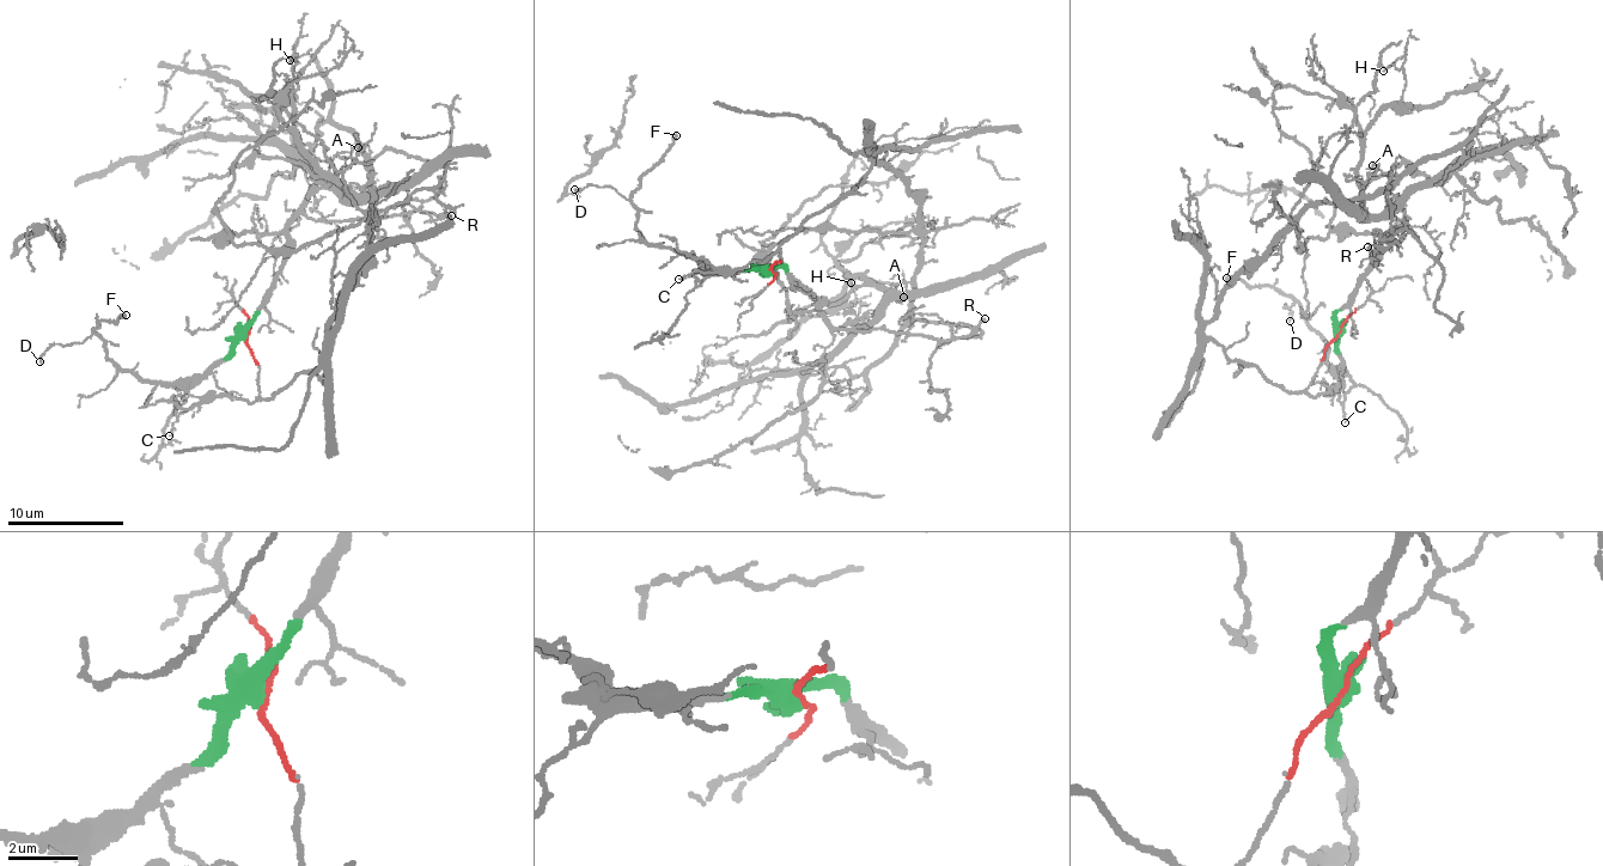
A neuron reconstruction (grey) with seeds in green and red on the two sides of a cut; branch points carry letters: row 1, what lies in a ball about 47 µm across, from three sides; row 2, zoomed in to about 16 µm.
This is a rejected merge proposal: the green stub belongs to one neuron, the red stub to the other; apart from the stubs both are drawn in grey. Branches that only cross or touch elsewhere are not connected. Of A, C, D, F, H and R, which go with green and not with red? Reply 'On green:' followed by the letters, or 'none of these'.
On green: A, C, D, F, H, R

